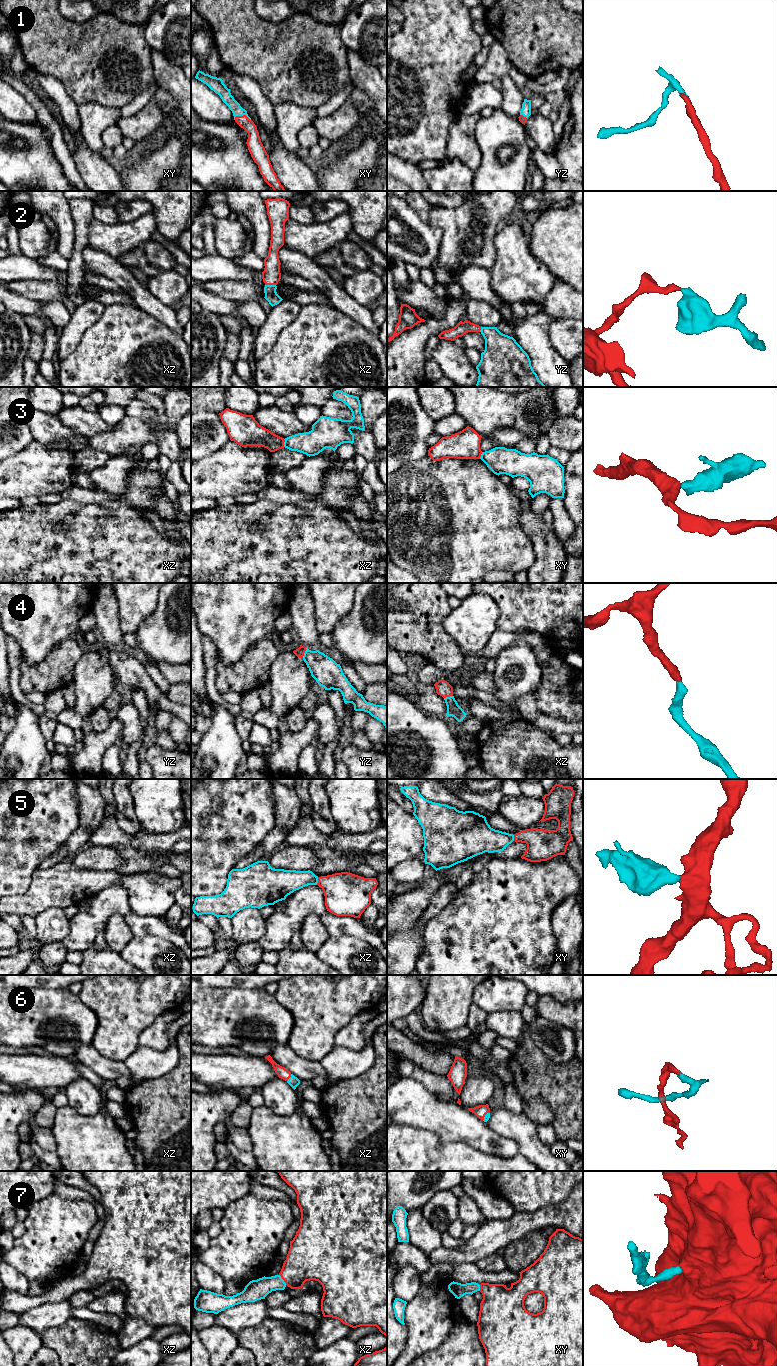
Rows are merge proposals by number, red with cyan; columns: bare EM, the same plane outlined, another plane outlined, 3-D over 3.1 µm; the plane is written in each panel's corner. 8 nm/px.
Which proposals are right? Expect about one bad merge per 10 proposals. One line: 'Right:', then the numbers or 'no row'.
Right: 1, 2, 4, 5, 6, 7

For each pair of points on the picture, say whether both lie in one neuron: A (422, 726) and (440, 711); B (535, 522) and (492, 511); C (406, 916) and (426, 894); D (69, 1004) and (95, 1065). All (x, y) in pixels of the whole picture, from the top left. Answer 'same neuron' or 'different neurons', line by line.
A: different neurons
B: different neurons
C: same neuron
D: different neurons

